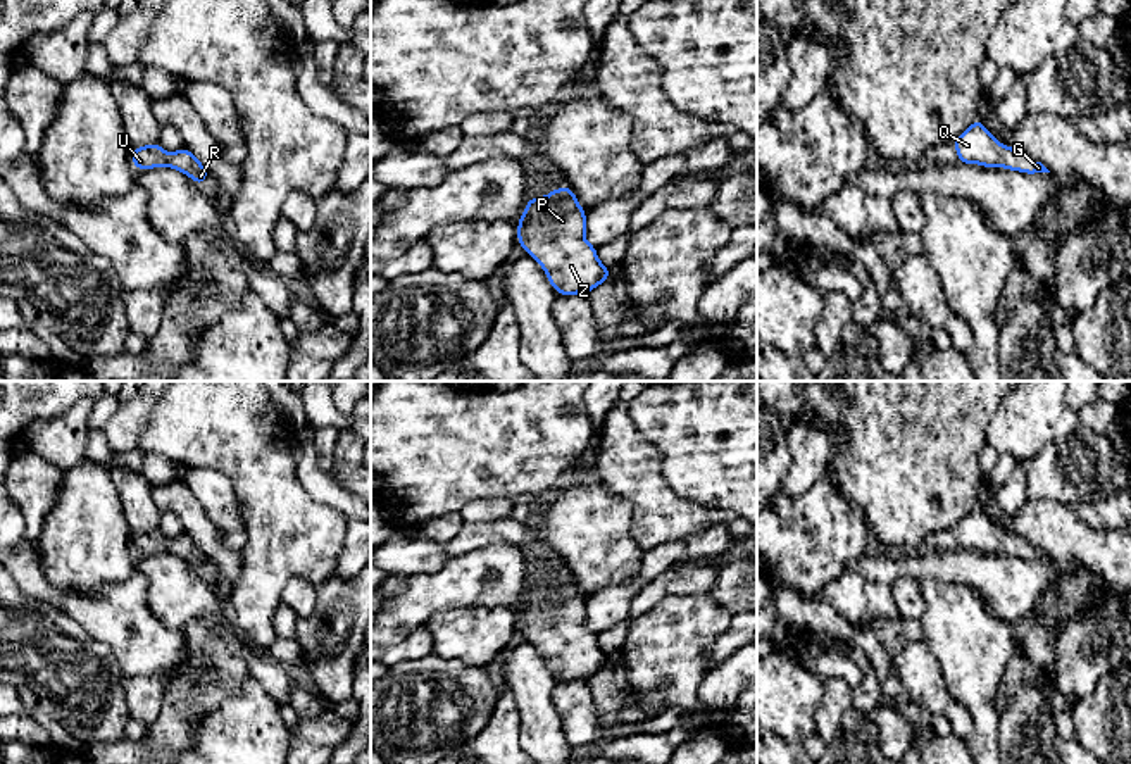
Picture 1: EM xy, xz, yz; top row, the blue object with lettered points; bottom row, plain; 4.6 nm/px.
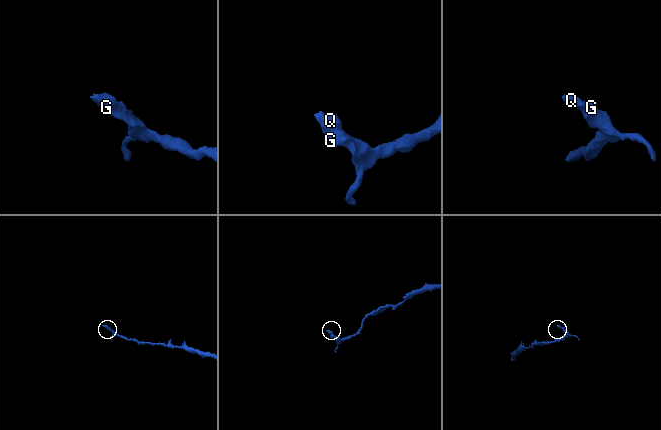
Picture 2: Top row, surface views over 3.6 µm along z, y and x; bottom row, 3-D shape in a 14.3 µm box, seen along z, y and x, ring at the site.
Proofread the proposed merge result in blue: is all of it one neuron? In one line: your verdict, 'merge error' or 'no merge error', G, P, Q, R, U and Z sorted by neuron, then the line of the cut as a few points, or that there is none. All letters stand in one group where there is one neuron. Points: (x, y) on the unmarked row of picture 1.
no merge error; groups G P Q R U Z; cut none

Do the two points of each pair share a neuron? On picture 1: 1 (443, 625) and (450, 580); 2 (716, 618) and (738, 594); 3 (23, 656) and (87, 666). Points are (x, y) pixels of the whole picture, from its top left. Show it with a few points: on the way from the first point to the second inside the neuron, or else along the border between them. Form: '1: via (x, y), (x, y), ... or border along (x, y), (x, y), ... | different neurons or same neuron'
1: border along (485, 604), (443, 609), (424, 625) | different neurons
2: border along (709, 594), (731, 614) | different neurons
3: via (38, 656), (54, 656), (66, 666), (71, 666) | same neuron

